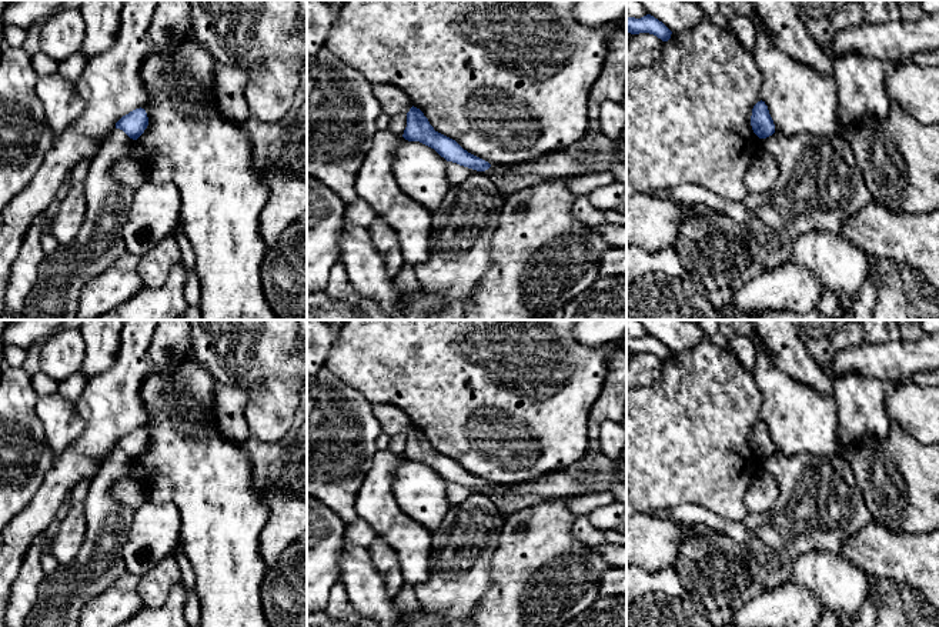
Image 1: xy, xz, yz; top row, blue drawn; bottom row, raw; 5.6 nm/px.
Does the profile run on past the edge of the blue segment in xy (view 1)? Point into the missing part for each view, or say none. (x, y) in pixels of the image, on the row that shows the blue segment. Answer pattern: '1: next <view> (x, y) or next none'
1: next none

